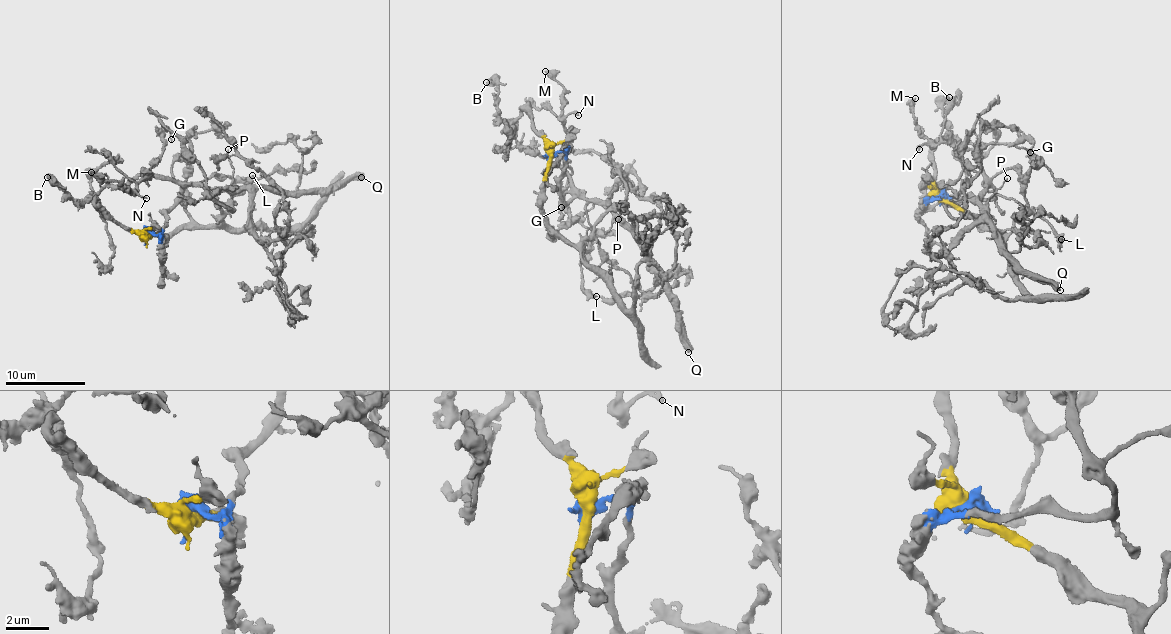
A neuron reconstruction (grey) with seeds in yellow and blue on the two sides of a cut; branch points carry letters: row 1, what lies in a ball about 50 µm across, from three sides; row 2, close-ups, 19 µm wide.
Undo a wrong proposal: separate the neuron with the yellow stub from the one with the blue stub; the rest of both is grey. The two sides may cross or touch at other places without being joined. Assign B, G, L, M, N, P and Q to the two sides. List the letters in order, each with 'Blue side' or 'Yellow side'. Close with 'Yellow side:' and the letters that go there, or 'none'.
B: Blue side
G: Blue side
L: Blue side
M: Blue side
N: Blue side
P: Blue side
Q: Blue side
Yellow side: none

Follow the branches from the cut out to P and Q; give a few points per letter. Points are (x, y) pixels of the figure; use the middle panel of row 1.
P: (550, 158), (559, 152), (566, 153), (559, 198), (567, 203), (577, 198), (605, 203), (622, 217), (617, 219)
Q: (550, 158), (566, 153), (559, 198), (567, 203), (577, 198), (607, 203), (638, 238), (672, 302), (688, 352)

